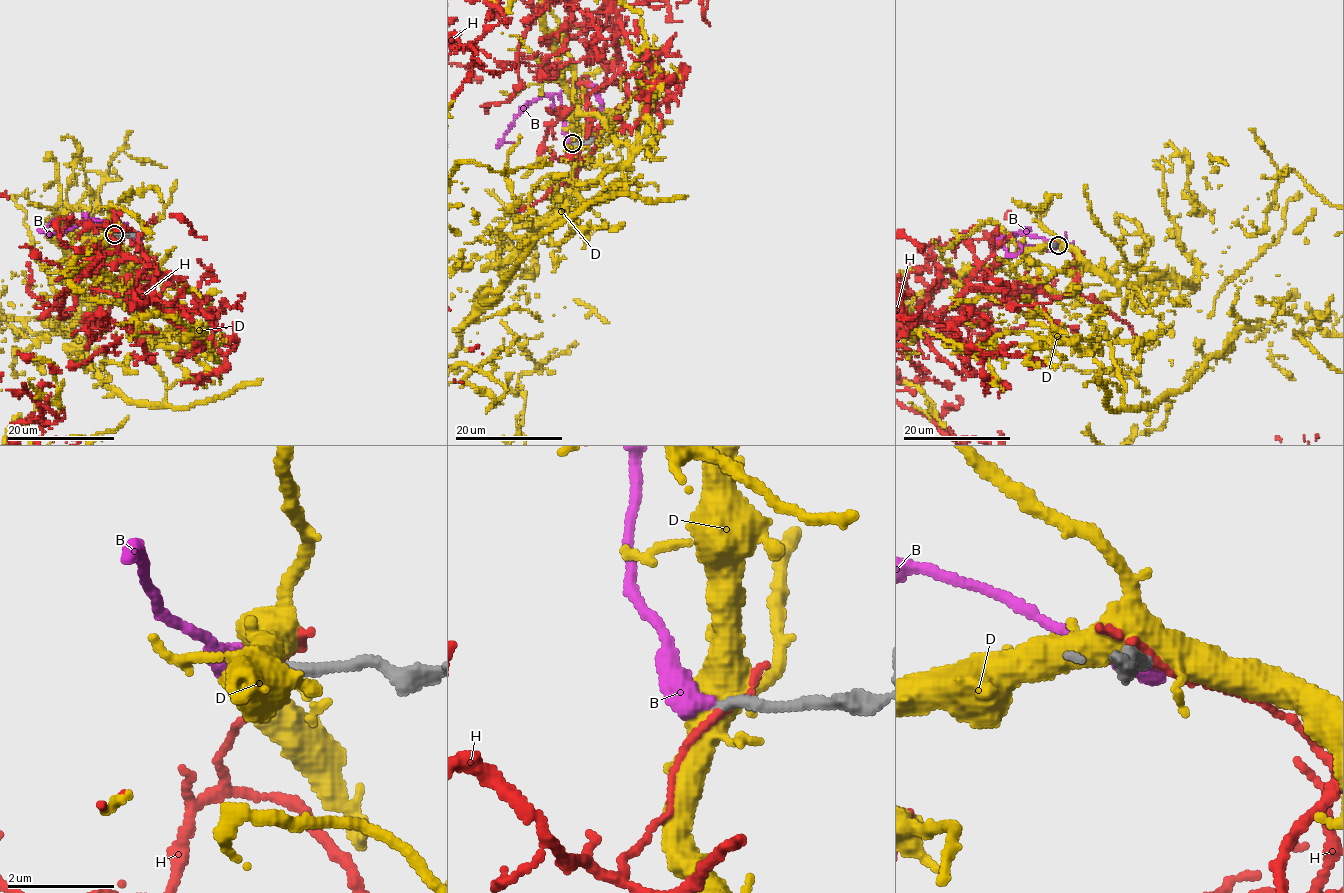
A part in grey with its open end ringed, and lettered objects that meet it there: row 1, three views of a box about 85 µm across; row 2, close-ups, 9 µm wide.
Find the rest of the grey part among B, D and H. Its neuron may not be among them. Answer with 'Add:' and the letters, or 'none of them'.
Add: B

